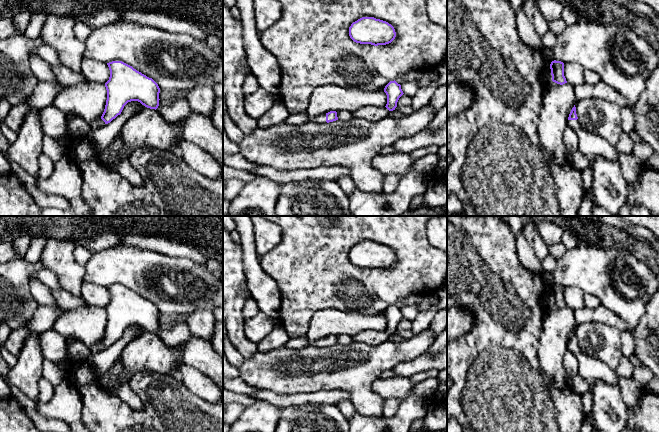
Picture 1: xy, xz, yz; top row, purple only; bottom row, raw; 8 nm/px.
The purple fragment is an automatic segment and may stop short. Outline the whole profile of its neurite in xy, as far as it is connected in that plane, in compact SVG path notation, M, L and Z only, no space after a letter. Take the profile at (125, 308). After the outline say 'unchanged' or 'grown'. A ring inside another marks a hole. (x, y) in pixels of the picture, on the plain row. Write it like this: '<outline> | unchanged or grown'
M122 285L107 287L110 294L109 304L105 307L107 324L102 340L90 352L96 354L110 347L121 338L124 330L138 325L150 333L159 330L160 312L152 303Z | grown

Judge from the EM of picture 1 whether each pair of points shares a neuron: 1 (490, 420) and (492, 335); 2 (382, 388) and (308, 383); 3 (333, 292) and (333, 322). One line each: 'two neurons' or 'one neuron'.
1: one neuron
2: two neurons
3: two neurons

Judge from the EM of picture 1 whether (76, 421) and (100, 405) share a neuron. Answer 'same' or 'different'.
different

